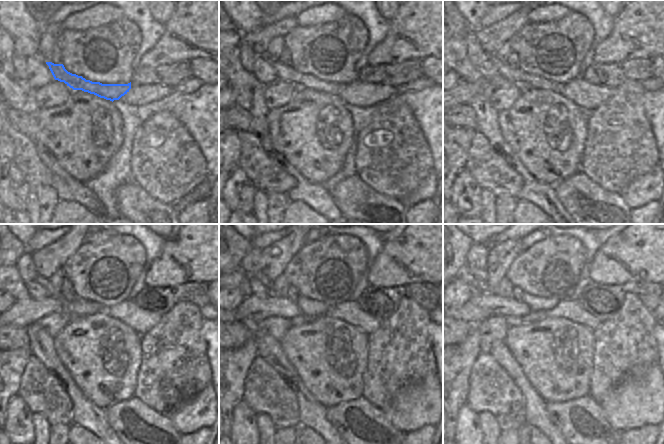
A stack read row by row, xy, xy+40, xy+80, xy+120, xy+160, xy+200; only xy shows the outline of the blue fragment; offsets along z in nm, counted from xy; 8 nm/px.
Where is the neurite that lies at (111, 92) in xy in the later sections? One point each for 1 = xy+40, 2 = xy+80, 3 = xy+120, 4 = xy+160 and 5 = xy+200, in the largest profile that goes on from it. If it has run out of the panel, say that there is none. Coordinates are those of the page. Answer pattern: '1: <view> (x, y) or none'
1: xy+40 (285, 73)
2: xy+80 (515, 75)
3: xy+120 (44, 282)
4: xy+160 (265, 281)
5: xy+200 (469, 272)

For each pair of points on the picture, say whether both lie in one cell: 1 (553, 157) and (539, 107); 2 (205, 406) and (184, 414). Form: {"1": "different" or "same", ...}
{"1": "same", "2": "same"}

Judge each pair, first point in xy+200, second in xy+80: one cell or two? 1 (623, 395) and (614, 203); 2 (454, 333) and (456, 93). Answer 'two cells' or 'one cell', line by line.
1: two cells
2: two cells

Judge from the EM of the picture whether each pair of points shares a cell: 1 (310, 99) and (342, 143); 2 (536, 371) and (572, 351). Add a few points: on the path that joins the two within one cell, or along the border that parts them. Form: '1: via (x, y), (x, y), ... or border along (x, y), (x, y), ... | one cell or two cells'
1: via (310, 110), (331, 132) | one cell
2: via (545, 362), (555, 354), (563, 351) | one cell

